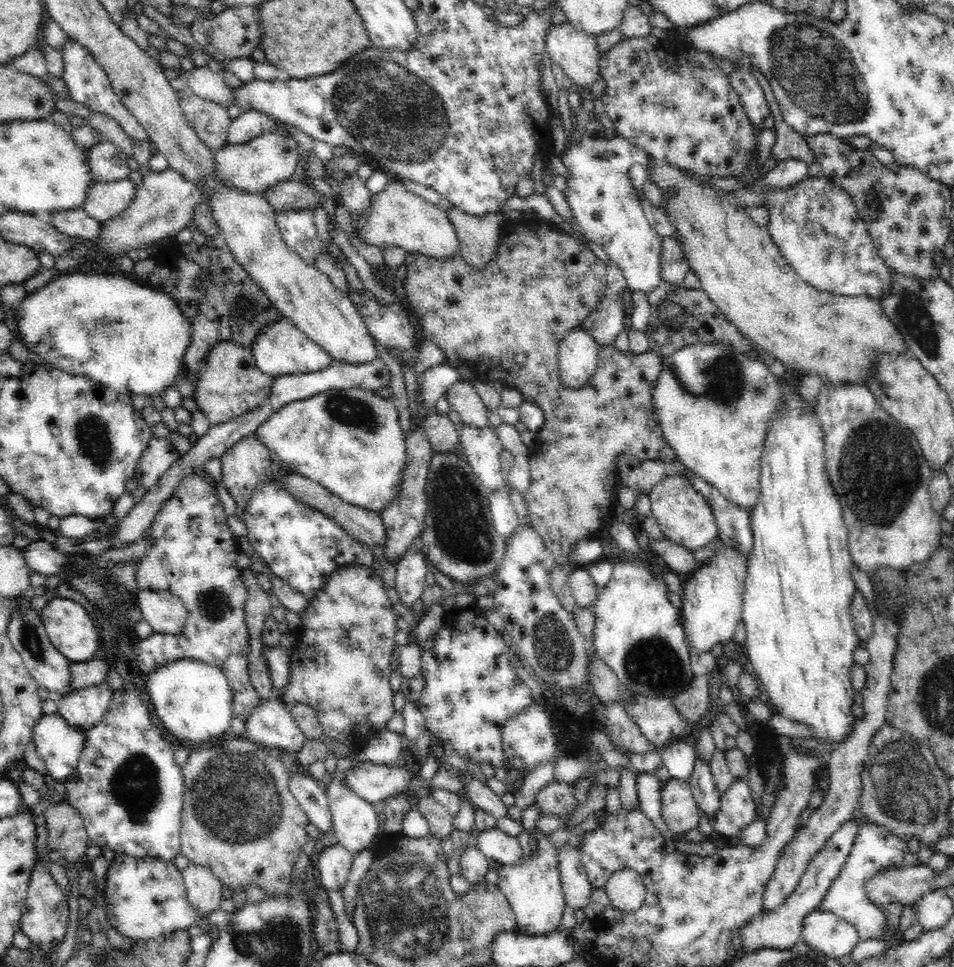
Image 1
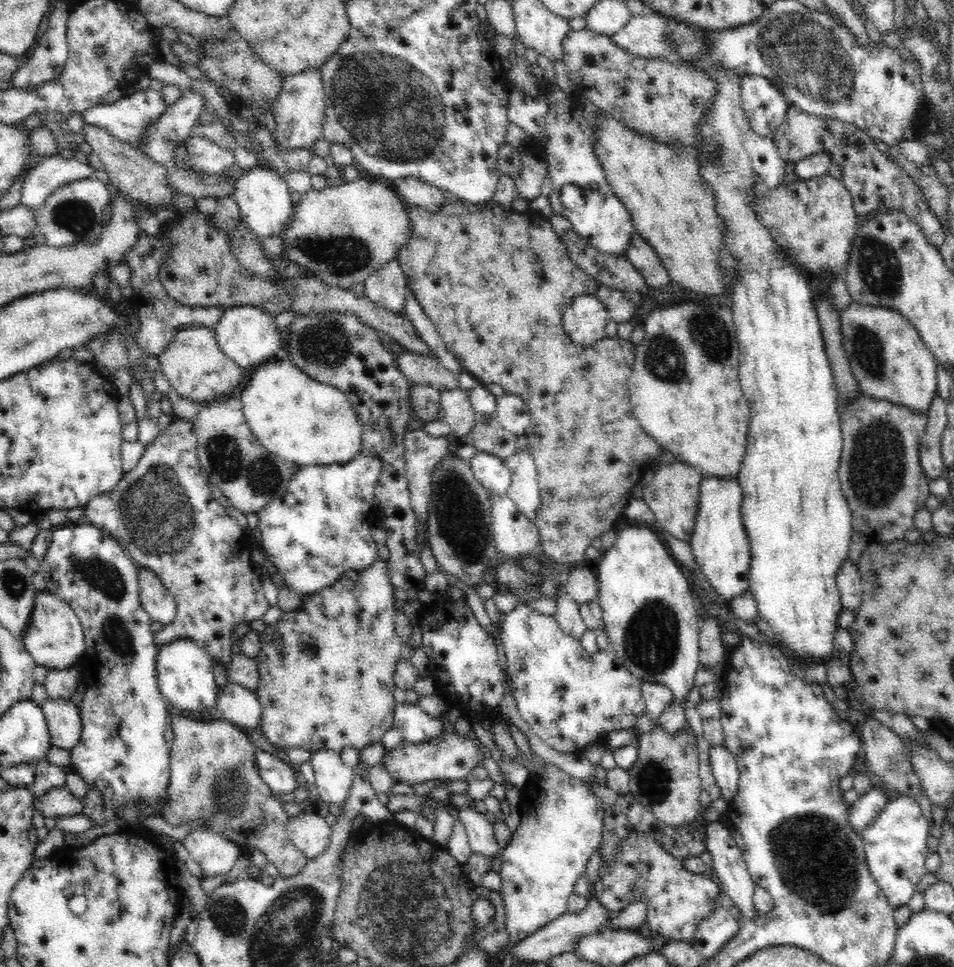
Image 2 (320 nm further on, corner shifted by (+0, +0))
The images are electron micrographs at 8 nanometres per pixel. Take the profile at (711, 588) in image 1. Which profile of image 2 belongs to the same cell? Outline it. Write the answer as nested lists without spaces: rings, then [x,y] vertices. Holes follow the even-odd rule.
[[[703,479],[699,488],[700,504],[693,535],[689,541],[704,579],[728,604],[731,598],[748,589],[750,543],[742,524],[742,487],[736,479]]]

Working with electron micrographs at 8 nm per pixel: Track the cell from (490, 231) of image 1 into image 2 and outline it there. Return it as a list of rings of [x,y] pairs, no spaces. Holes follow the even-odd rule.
[[[404,178],[392,185],[398,188],[406,202],[418,205],[427,211],[439,211],[447,201],[443,192],[422,182],[422,179]]]

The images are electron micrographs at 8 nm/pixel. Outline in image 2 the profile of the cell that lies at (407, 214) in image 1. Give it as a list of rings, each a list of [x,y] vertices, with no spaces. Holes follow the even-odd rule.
[[[367,177],[319,191],[311,188],[299,195],[292,223],[285,229],[280,235],[284,243],[282,260],[295,262],[313,272],[318,280],[346,290],[364,283],[368,276],[390,262],[390,258],[396,259],[414,230],[408,205],[404,208],[388,186],[368,182]]]

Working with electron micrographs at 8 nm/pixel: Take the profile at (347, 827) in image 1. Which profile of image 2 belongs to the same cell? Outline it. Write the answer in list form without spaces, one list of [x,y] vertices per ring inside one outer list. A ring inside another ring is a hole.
[[[312,751],[310,762],[314,770],[315,784],[314,792],[320,792],[320,798],[326,804],[342,804],[349,798],[350,787],[353,786],[353,771],[350,766],[346,765],[340,753],[336,751]]]

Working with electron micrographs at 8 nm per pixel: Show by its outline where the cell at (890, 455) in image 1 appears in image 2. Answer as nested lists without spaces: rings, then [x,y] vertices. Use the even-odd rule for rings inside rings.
[[[840,391],[836,394],[843,433],[838,475],[852,514],[853,530],[870,542],[886,544],[903,540],[904,532],[913,527],[916,512],[925,508],[926,500],[933,494],[917,450],[928,415],[915,414],[904,406],[863,393],[845,399],[840,397]]]

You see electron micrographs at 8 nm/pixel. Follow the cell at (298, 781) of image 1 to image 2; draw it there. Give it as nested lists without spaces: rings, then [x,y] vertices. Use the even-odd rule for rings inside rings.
[[[258,751],[255,765],[260,778],[274,793],[293,792],[302,781],[294,766],[282,755]]]

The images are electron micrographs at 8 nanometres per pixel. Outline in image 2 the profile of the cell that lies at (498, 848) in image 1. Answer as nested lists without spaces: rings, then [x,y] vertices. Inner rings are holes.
[[[464,806],[455,809],[455,814],[464,825],[472,852],[493,858],[500,855],[494,825],[486,819],[484,813]]]

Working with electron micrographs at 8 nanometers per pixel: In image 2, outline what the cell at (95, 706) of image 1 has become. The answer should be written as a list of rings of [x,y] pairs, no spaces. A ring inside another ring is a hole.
[[[48,698],[40,704],[49,725],[54,748],[70,750],[81,737],[82,718],[79,707],[68,700],[52,700]]]

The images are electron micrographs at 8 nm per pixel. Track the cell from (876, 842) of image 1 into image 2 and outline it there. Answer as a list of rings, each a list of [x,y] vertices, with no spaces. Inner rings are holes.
[[[912,798],[891,800],[880,814],[862,832],[867,866],[871,878],[878,883],[879,890],[886,895],[892,908],[908,904],[916,884],[927,873],[925,860],[929,850],[926,847],[929,822],[926,821],[920,804]]]

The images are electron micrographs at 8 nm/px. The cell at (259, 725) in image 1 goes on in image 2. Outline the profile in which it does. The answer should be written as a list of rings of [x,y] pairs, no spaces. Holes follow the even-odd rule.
[[[226,683],[217,692],[217,710],[224,721],[234,723],[243,730],[258,728],[262,720],[261,704],[255,691],[236,683]]]

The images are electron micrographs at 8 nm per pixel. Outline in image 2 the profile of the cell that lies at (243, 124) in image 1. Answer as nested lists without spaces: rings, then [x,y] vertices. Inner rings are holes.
[[[191,134],[188,138],[190,158],[186,158],[186,165],[198,172],[206,174],[222,174],[234,164],[234,150],[224,150],[207,138]]]

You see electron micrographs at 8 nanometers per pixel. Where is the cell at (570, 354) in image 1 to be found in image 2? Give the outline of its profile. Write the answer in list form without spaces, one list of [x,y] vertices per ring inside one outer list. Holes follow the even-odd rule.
[[[582,295],[573,300],[563,314],[563,327],[574,343],[580,347],[594,344],[606,337],[604,328],[609,316],[596,295]]]

